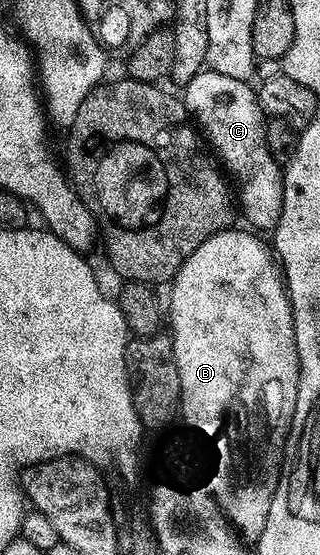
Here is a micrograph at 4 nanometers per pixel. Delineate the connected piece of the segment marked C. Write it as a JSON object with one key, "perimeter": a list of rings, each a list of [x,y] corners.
{"perimeter":[[[207,67],[189,79],[182,90],[181,100],[205,137],[207,132],[212,147],[227,164],[226,172],[239,180],[237,201],[242,216],[243,213],[247,216],[246,224],[255,231],[271,231],[279,222],[283,206],[283,169],[265,147],[265,114],[257,100],[256,90],[249,86],[247,81],[229,79],[229,75],[221,75]]]}

